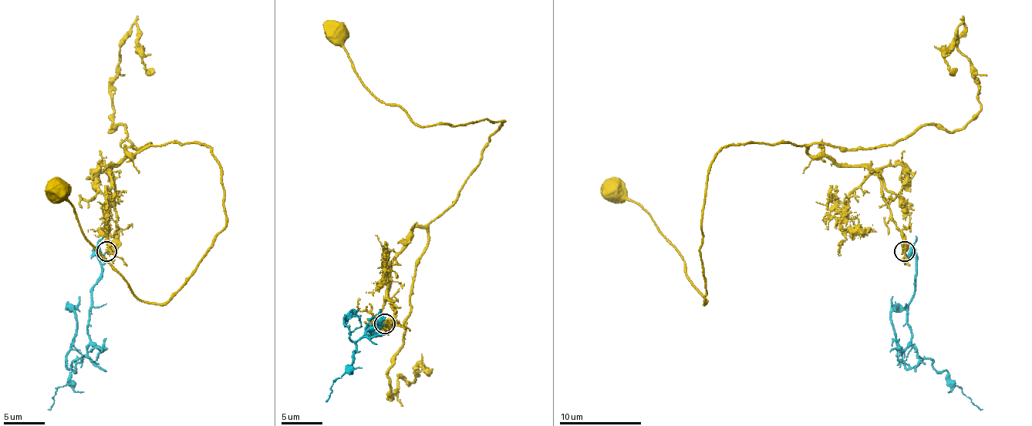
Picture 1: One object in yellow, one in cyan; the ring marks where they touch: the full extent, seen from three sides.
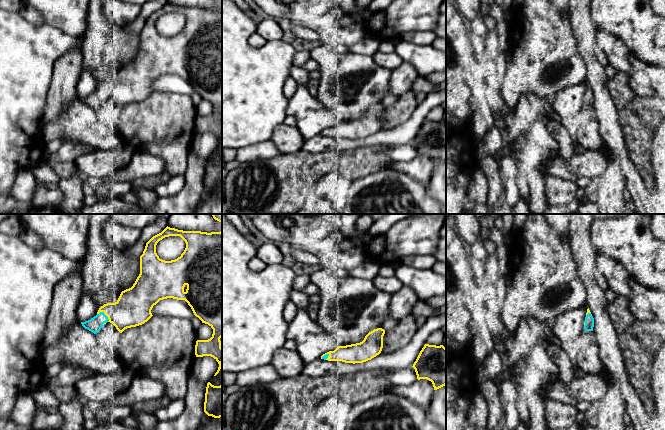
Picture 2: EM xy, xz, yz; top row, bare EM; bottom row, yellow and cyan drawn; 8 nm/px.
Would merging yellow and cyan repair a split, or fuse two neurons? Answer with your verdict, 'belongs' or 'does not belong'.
does not belong

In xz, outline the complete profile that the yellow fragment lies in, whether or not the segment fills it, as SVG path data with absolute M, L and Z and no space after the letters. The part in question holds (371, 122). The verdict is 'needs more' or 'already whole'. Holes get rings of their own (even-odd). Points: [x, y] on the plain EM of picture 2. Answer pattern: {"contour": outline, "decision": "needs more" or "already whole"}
{"contour": "M382 104L374 105L369 108L360 119L338 122L334 127L329 127L321 132L328 130L328 137L342 137L345 139L363 139L379 131L383 124L383 112L385 106Z", "decision": "already whole"}

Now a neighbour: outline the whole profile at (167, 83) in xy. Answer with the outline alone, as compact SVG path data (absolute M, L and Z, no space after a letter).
M167 74L160 76L153 82L151 89L153 92L173 92L183 95L192 95L195 91L185 76Z

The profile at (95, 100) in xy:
M100 88L93 94L91 94L88 97L81 98L82 102L85 105L88 105L89 107L93 108L94 110L98 109L103 100L107 99L109 97L108 93L104 90L104 88Z

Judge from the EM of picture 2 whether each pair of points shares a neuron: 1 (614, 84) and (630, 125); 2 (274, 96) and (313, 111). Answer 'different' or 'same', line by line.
1: same
2: different

